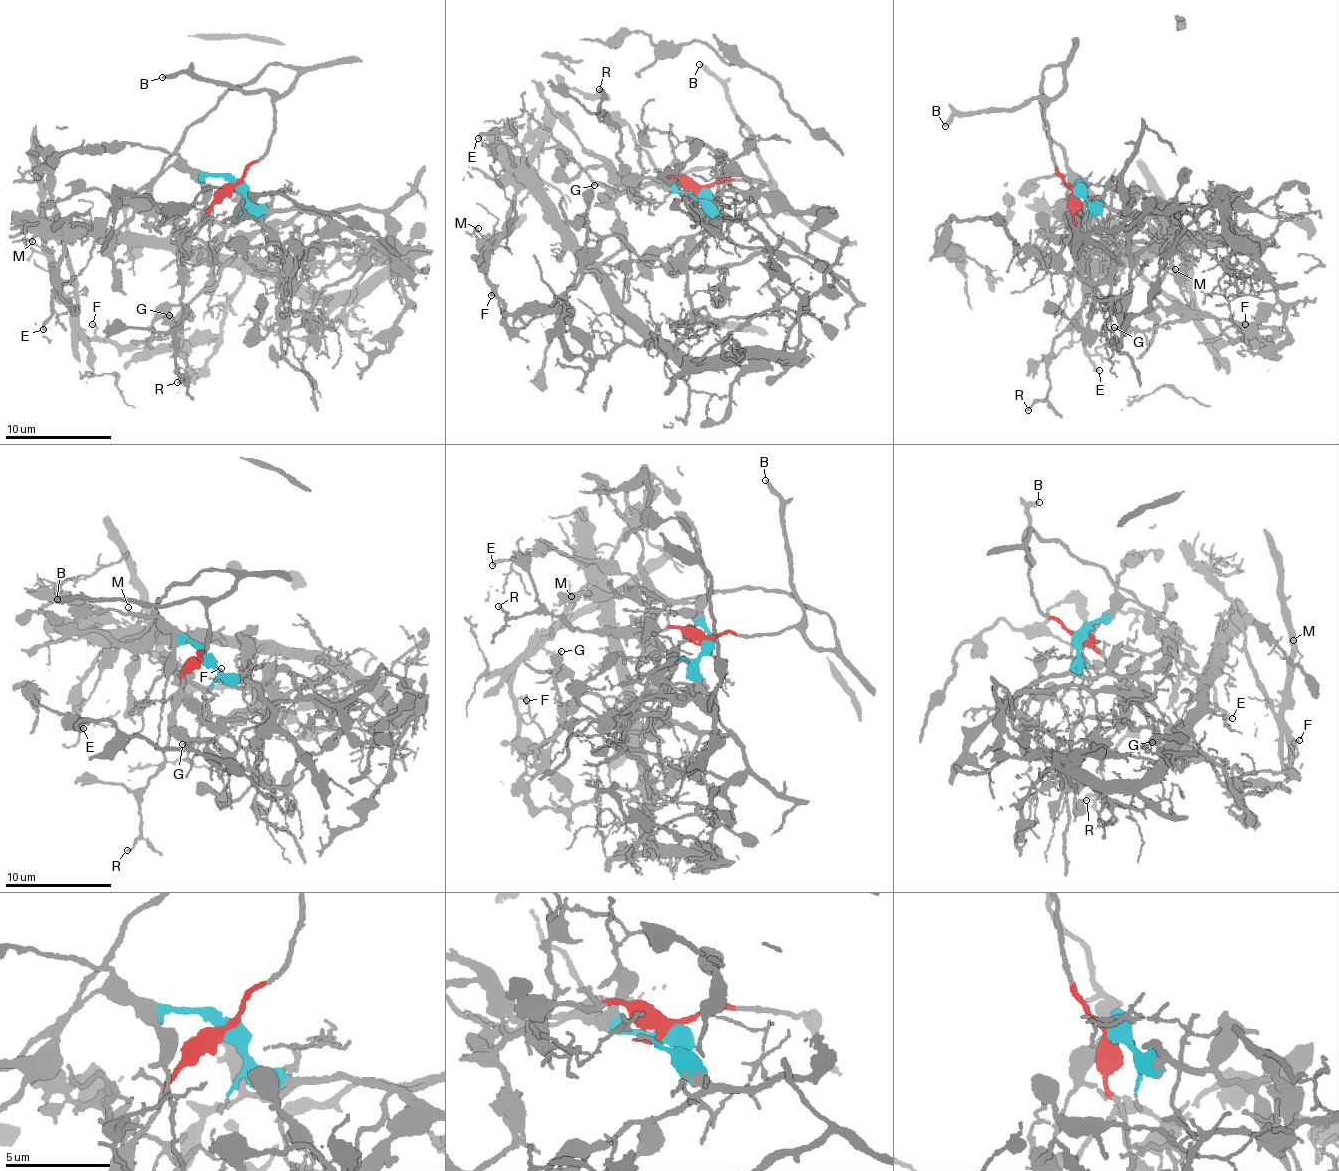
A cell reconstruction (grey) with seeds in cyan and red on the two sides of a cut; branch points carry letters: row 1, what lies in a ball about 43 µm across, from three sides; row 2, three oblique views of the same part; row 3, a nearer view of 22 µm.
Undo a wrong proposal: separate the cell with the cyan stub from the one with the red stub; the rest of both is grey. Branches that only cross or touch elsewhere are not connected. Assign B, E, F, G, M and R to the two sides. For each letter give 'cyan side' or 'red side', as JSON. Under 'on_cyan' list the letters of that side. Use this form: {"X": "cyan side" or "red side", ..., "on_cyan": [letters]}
{"B": "red side", "E": "cyan side", "F": "cyan side", "G": "cyan side", "M": "cyan side", "R": "red side", "on_cyan": ["E", "F", "G", "M"]}

